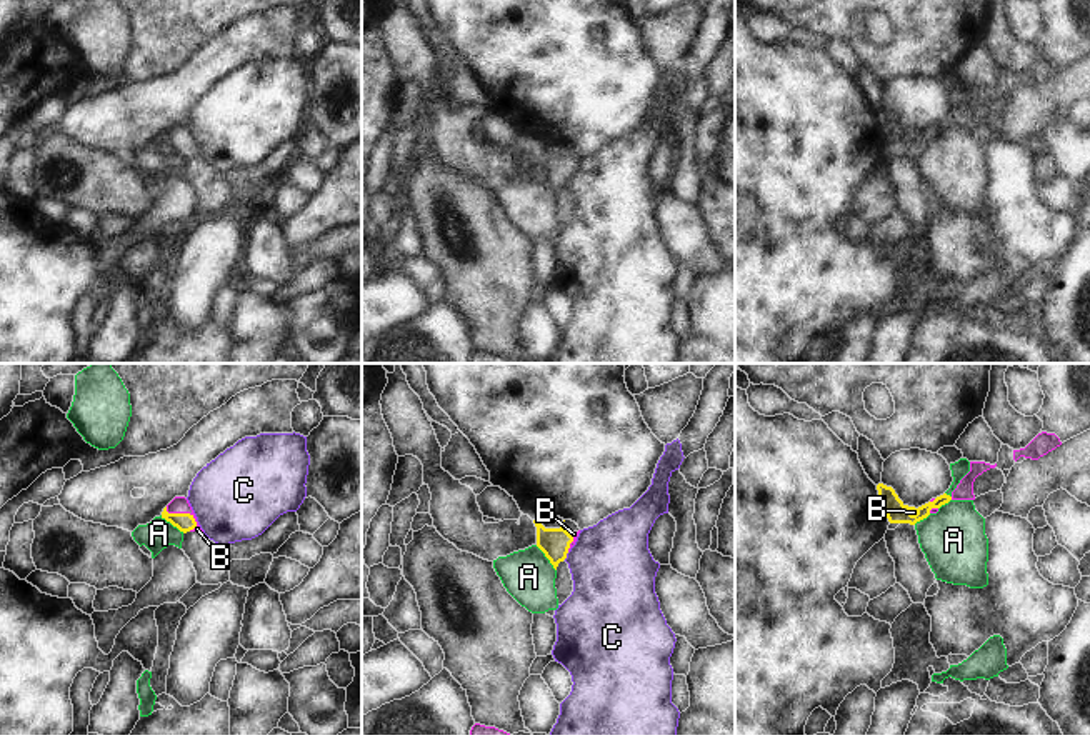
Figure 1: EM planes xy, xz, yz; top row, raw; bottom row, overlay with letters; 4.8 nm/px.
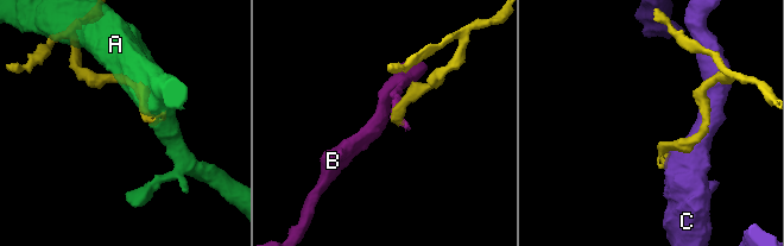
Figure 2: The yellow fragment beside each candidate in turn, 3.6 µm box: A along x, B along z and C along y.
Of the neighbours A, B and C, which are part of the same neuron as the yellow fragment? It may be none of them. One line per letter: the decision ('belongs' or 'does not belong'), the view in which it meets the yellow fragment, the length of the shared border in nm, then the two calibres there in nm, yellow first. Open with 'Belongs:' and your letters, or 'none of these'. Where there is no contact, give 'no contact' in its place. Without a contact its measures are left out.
Belongs: B
A: does not belong; contact in xz; length 160 nm; calibres 140 and 240 nm
B: belongs; contact in xy; length 180 nm; calibres 90 and 80 nm
C: does not belong; contact in xz; length 50 nm; calibres 140 and 400 nm

